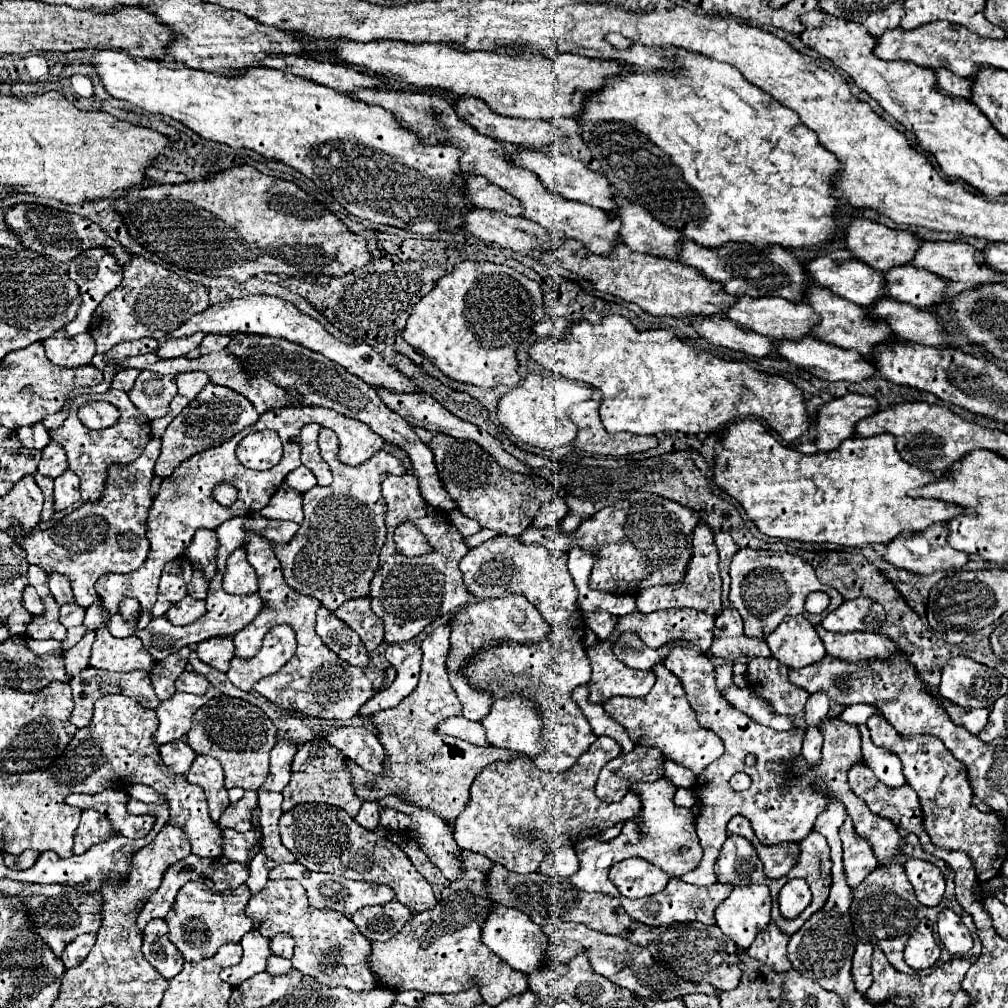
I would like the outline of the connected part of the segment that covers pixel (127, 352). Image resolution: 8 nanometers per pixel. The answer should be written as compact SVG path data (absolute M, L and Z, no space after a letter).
M136 339L136 341L124 341L116 347L112 347L112 351L104 353L104 355L94 355L92 365L98 367L104 373L104 379L112 379L118 371L118 367L124 363L124 359L134 357L134 355L144 355L144 353L154 353L158 349L158 341L156 339Z

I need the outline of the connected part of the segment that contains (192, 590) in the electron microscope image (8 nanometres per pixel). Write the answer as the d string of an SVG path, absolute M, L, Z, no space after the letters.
M192 563L192 569L194 569L194 575L192 575L192 581L188 583L188 595L194 597L194 599L206 599L208 583L204 579L200 563Z

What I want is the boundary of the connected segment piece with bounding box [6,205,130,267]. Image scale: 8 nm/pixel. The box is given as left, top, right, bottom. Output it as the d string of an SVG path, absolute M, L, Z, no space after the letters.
M16 205L6 213L6 223L20 237L26 249L38 251L40 255L52 261L70 261L82 251L92 247L108 247L108 251L112 251L112 255L116 255L116 259L120 261L120 267L124 267L124 263L128 263L130 259L124 247L120 247L120 243L116 243L104 231L100 231L96 223L92 223L90 219L80 219L78 215L72 215L72 213L64 213L64 211L40 207L40 205Z

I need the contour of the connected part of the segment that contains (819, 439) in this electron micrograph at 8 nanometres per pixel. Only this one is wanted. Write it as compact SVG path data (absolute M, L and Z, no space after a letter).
M848 393L840 399L832 399L818 407L816 421L816 447L818 451L832 451L844 439L854 437L854 425L878 411L878 403L872 397Z

